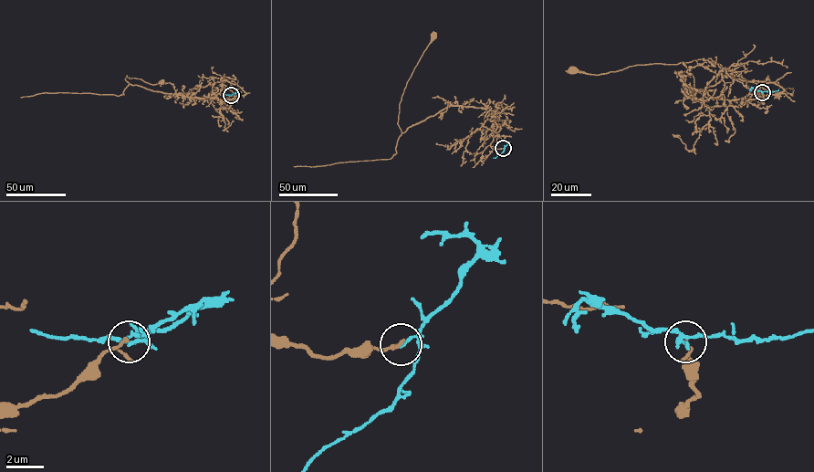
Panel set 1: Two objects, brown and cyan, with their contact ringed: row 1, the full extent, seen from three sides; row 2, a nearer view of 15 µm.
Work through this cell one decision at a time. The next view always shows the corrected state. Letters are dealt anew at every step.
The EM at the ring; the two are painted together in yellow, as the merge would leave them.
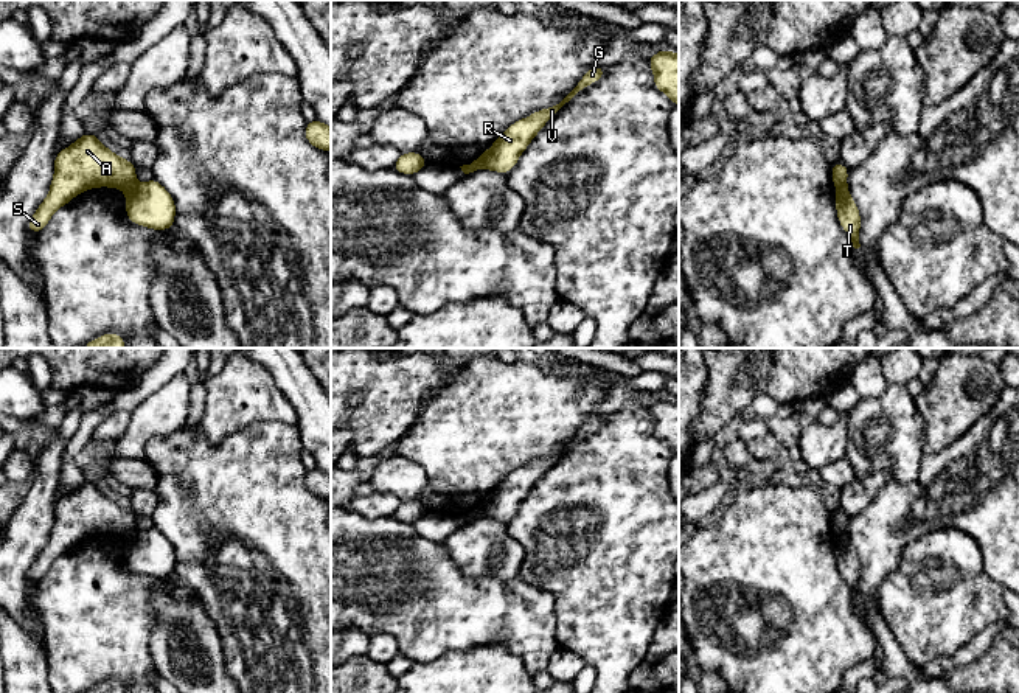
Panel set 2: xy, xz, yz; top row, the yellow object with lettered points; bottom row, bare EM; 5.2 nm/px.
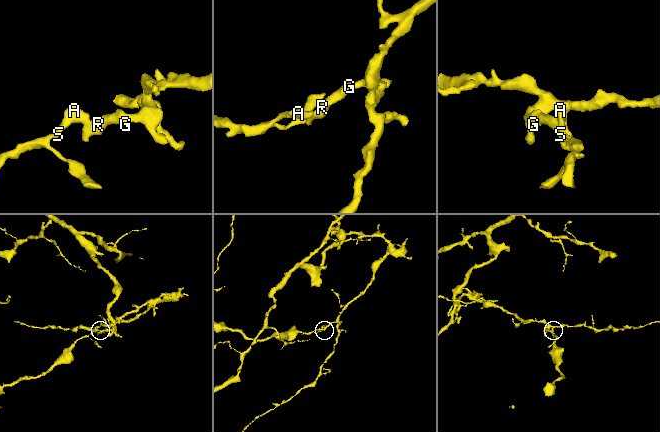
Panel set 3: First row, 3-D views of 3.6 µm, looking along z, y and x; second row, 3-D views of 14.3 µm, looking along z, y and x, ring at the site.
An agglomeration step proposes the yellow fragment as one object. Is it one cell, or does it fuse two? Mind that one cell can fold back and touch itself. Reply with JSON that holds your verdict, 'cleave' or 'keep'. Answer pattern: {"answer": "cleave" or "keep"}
{"answer": "cleave"}

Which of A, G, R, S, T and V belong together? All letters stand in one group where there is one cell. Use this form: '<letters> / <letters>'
A S / G R T V

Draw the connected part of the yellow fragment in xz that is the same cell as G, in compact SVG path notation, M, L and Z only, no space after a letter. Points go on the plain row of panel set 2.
M592 415L576 434L561 446L555 454L541 457L533 463L513 471L477 508L477 517L492 517L502 522L510 521L519 508L519 503L527 497L530 489L555 465L564 454L572 451L576 443L595 429L600 429L606 421L604 415Z

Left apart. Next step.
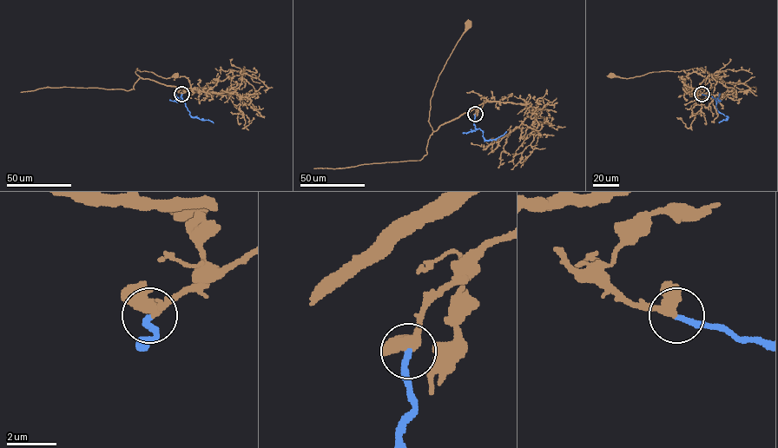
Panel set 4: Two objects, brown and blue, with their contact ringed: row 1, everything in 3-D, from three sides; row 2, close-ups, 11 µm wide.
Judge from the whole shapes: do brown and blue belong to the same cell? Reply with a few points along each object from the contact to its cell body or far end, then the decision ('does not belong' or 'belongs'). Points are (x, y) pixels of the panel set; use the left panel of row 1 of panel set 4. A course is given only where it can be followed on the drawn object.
course brown (181, 94), (190, 88), (167, 86), (143, 79), (135, 71), (137, 68), (164, 78), (175, 75); course blue (181, 94), (192, 116), (213, 122); belongs

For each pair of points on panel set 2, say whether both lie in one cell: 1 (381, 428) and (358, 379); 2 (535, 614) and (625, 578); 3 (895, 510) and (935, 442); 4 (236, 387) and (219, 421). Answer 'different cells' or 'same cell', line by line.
1: same cell
2: different cells
3: different cells
4: same cell

